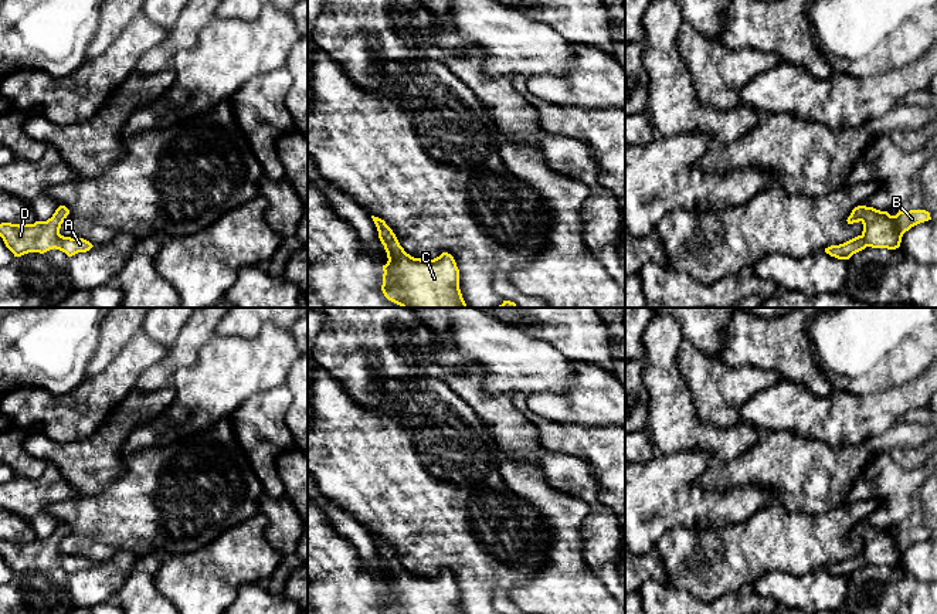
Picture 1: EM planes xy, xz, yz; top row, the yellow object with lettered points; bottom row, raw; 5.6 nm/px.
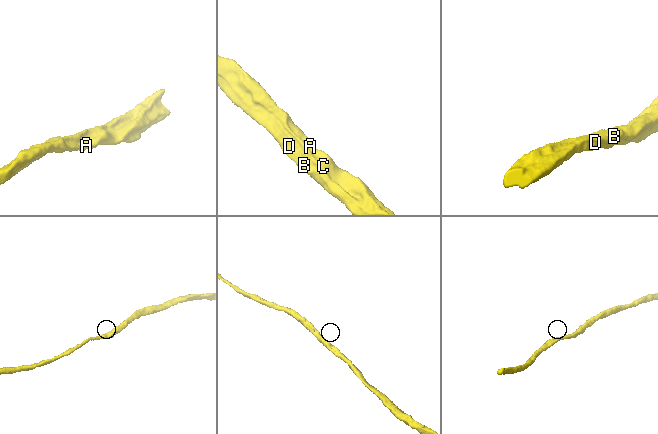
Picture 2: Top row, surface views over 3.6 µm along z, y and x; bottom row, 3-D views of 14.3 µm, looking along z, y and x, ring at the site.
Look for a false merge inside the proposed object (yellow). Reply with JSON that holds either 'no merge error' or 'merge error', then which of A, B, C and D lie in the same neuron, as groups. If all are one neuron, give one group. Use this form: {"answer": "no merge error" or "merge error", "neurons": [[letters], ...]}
{"answer": "no merge error", "neurons": [["A", "B", "C", "D"]]}

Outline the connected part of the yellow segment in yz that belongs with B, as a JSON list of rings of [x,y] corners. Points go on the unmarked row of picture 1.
[[[858,523],[852,528],[846,539],[848,542],[860,539],[863,542],[862,552],[843,562],[831,563],[825,566],[825,570],[838,577],[849,577],[866,564],[896,567],[900,564],[906,549],[928,537],[931,535],[926,528],[899,528],[896,533],[890,533],[887,529]]]

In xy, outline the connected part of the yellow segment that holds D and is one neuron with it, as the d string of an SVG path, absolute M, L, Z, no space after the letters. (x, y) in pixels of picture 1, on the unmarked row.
M60 523L47 539L23 543L1 540L0 554L14 574L28 570L44 571L54 566L65 570L68 574L89 569L94 564L89 559L60 552L61 542L68 532L69 528L65 523Z

